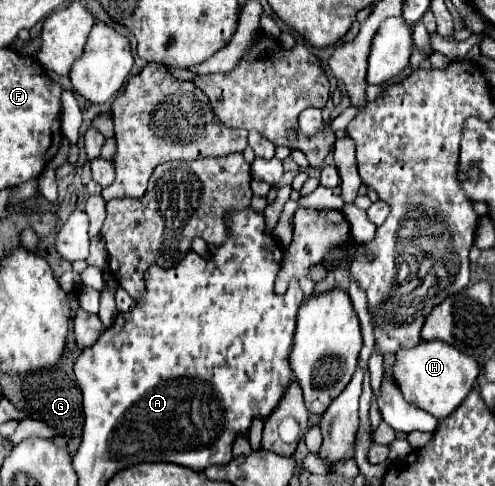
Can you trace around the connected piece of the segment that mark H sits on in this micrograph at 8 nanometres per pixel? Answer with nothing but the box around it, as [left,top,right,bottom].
[394,341,478,421]

